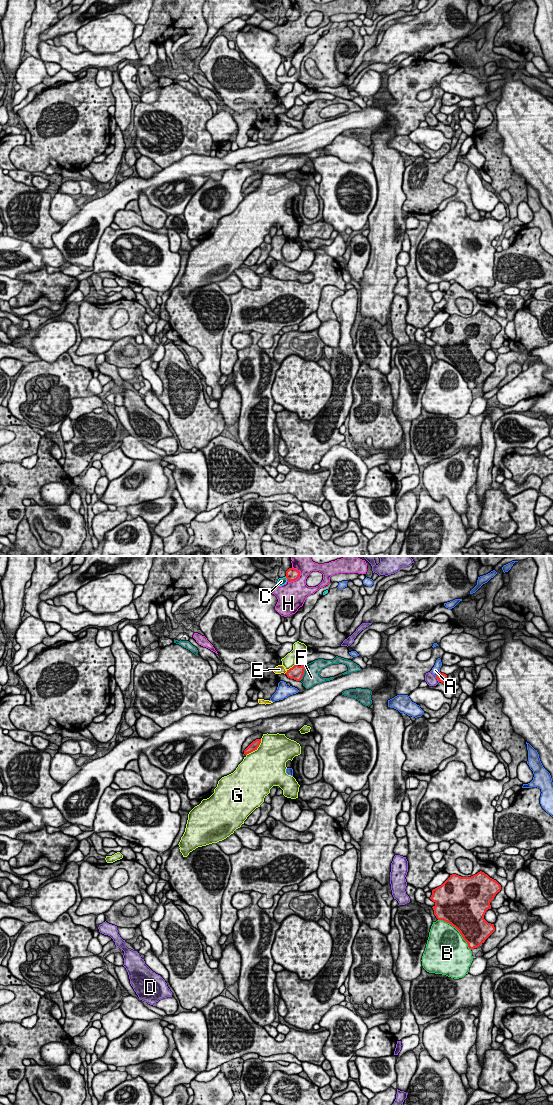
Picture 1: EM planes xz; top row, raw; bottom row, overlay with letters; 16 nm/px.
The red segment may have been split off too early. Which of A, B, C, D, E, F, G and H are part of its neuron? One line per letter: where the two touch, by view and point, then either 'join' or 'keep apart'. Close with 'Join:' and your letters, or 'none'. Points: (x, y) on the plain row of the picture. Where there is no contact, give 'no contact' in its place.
A: meets red in xz at (438, 113); keep apart
B: meets red in xz at (457, 369); keep apart
C: meets red in xz at (286, 17); keep apart
D: meets red in xz at (437, 118); keep apart
E: meets red in xz at (286, 112); join
F: meets red in xz at (303, 112); keep apart
G: meets red in xz at (255, 189); keep apart
H: meets red in xz at (295, 19); keep apart
Join: E

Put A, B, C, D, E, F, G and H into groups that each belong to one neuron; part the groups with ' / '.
A / B / C / D / E / F / G / H

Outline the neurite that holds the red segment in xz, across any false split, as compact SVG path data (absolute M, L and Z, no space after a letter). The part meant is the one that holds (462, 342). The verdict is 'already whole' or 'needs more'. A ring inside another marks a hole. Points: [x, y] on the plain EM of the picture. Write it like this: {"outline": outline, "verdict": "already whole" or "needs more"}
{"outline": "M482 311L471 317L452 314L441 326L432 330L430 339L435 343L432 348L436 358L455 367L472 390L495 371L494 364L488 363L484 355L491 349L490 342L500 330L501 325Z", "verdict": "already whole"}

